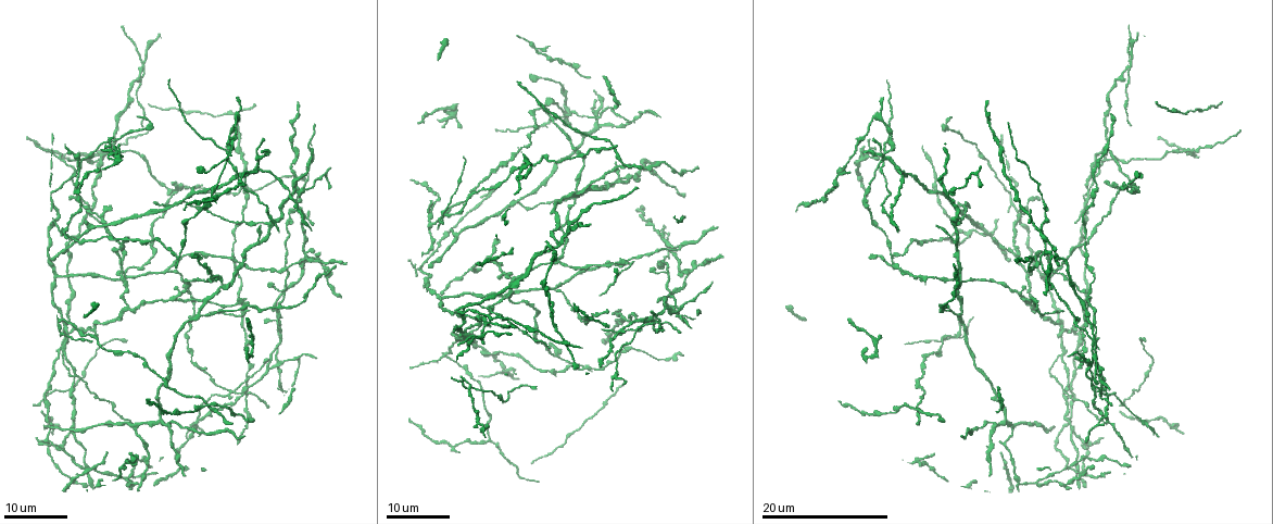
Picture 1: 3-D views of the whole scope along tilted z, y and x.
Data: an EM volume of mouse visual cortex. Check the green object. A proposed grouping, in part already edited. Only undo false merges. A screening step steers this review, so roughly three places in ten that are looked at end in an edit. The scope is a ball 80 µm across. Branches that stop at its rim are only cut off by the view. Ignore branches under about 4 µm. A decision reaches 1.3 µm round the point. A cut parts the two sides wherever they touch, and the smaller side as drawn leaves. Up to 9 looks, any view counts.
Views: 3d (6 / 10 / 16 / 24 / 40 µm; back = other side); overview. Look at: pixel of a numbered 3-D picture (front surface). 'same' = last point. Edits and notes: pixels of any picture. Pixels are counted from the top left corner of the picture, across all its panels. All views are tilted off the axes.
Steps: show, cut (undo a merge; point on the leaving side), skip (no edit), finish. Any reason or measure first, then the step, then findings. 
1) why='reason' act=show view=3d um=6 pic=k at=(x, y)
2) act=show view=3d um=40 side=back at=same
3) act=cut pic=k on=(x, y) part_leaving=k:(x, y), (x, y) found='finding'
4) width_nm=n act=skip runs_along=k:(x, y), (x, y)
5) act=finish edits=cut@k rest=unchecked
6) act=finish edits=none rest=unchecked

why='looks like a crossing' act=show view=3d um=24 pic=1 at=(685, 273)

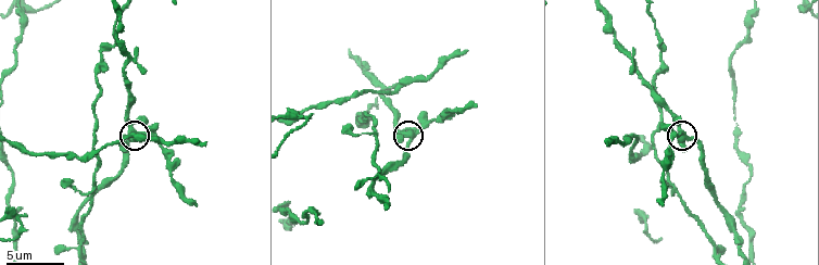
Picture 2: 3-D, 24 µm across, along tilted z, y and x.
act=show view=3d um=6 pic=2 at=(407, 134)

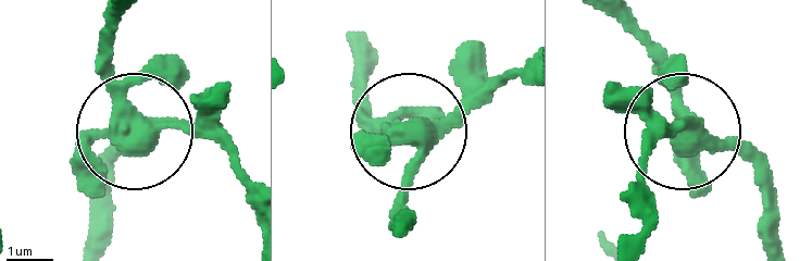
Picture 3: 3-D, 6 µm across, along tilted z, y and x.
width_nm=400 act=skip found='one neuron here'

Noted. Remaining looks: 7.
why='three-way junction' act=show view=3d um=24 pic=1 at=(1023, 300)

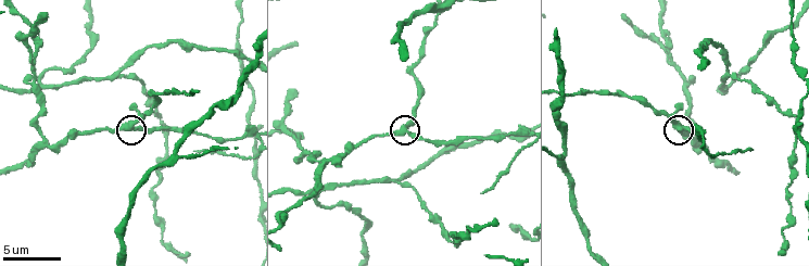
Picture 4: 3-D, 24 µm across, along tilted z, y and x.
why='zoom in' act=show view=3d um=10 pic=4 at=(130, 124)

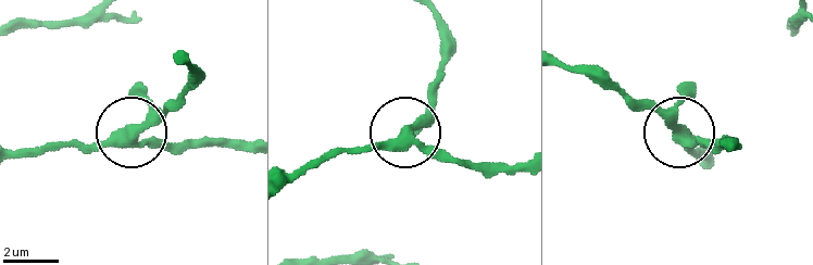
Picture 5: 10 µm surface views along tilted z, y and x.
side_arm_um=21 act=skip runs_along=5:(14, 159), (132, 135), (151, 144), (180, 144) found='one neuron here'

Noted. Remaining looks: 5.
why='two arms in line, one across' act=show view=3d um=24 pic=1 at=(1130, 60)

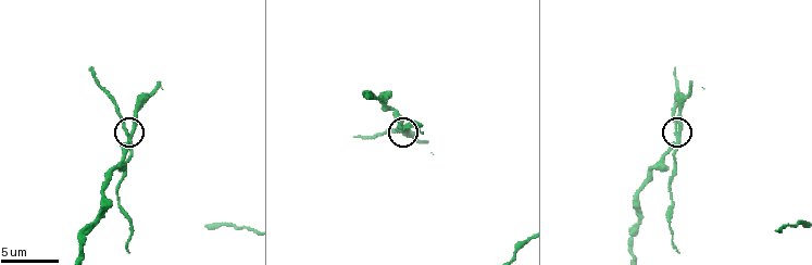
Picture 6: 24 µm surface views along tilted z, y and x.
act=show view=3d um=10 pic=6 at=(130, 133)

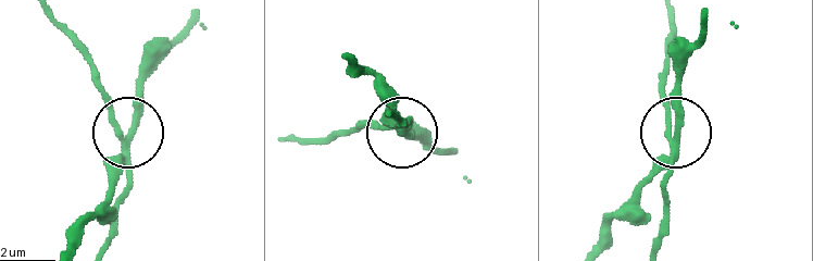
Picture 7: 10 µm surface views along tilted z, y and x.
arms=3 act=cut pic=7 on=(123, 196) part_leaving=7:(124, 153), (119, 228), (104, 249) found='two neurons meet here'

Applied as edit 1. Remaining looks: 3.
why='three arms meet' act=show view=3d um=24 pic=1 at=(516, 202)

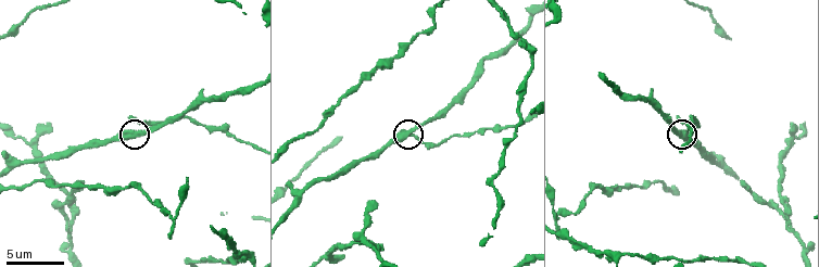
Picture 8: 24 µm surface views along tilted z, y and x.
act=show view=3d um=6 pic=8 at=(409, 133)

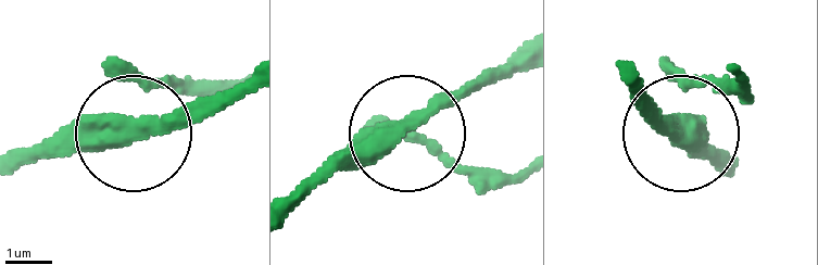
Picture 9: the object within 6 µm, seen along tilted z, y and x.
side_arm_um=22 act=skip runs_along=9:(240, 78), (163, 77), (133, 131), (22, 148) found='one neuron here'

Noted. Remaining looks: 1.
act=finish edits=cut@7 rest=unchecked

